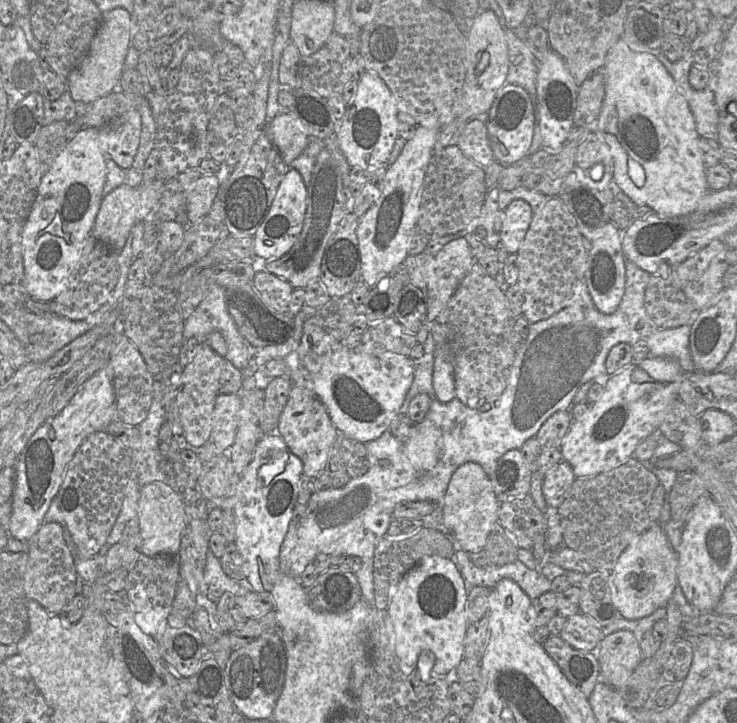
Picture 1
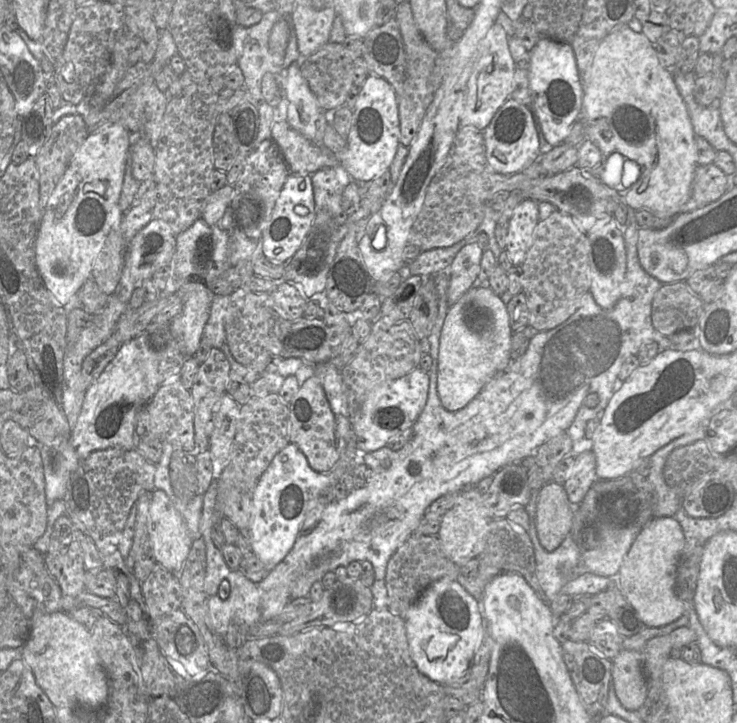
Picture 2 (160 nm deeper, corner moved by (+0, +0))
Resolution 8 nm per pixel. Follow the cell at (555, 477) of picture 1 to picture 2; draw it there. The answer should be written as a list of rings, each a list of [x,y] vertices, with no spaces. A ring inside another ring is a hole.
[[[591,449],[579,453],[567,471],[567,479],[563,487],[569,501],[579,505],[589,489],[599,481],[596,475],[596,459]]]

